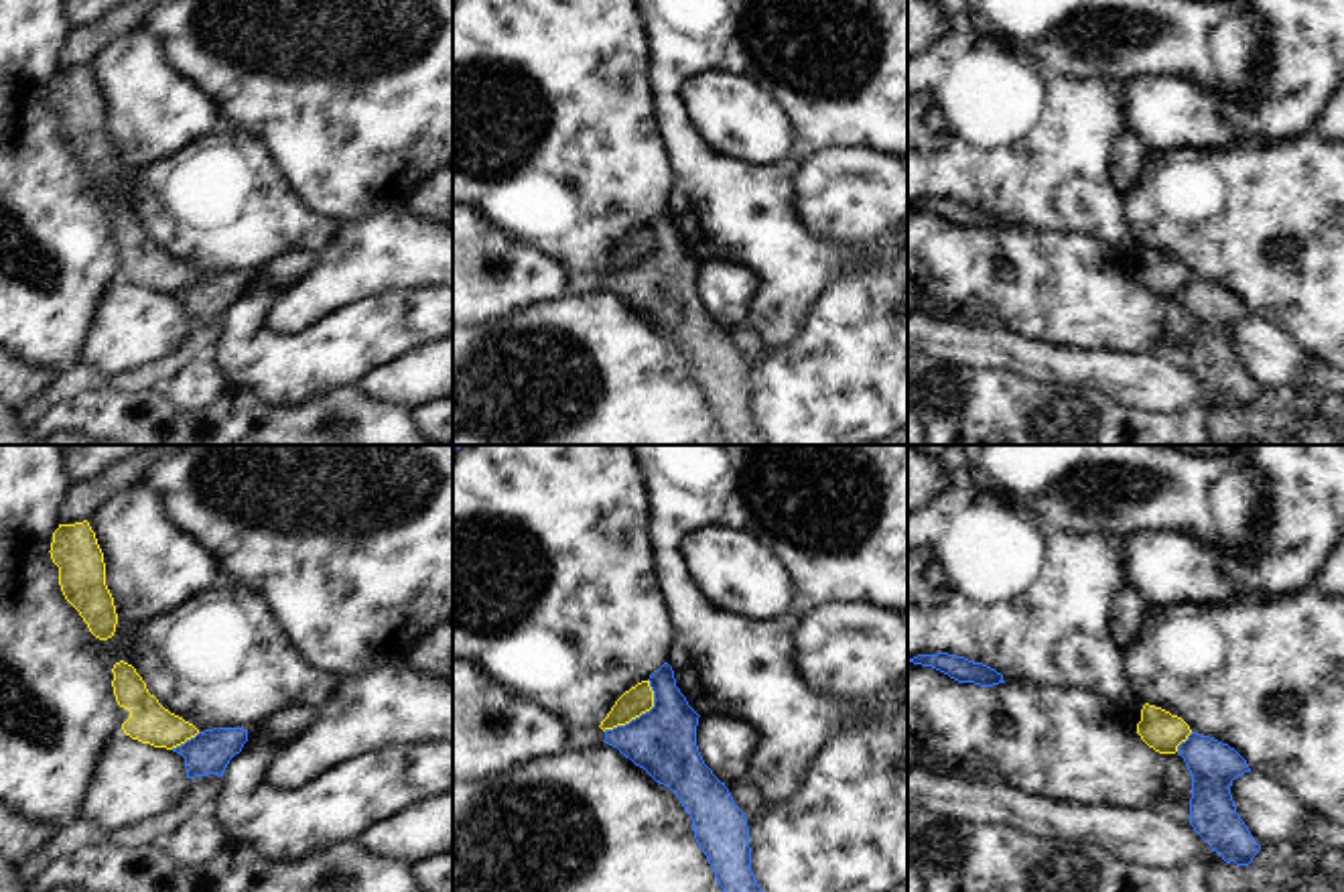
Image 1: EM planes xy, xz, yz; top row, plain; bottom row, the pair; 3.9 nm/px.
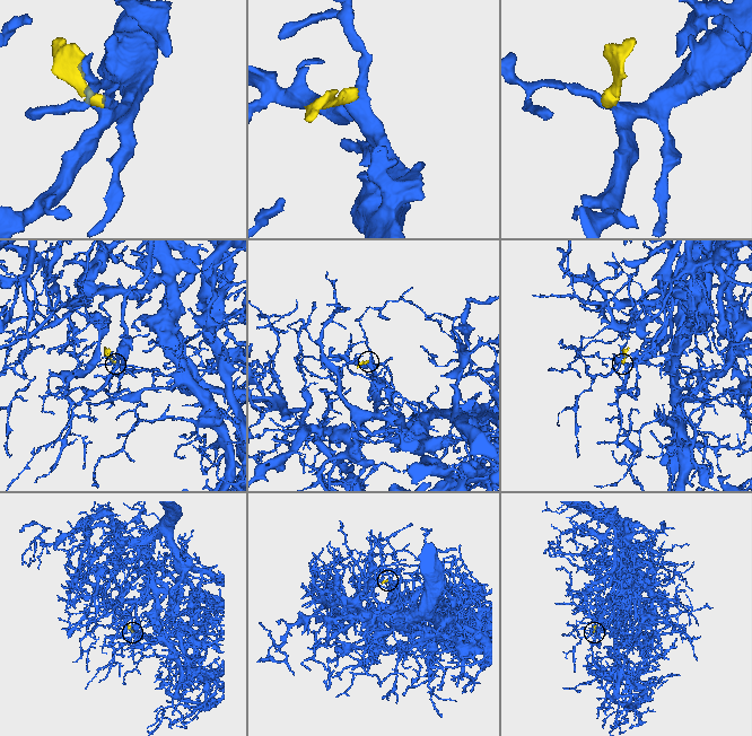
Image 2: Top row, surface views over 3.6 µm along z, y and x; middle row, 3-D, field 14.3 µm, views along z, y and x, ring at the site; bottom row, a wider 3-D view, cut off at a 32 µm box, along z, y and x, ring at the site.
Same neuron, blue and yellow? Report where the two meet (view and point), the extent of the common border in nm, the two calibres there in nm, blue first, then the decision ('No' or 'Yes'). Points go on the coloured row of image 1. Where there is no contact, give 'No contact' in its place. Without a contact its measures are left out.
Touches blue at xz (642, 714). Shared border 280 nm. Thickness 260 nm (blue) against 110 nm. No.

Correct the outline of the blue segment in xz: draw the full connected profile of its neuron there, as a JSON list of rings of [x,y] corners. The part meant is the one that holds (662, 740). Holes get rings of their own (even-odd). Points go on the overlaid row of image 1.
[[[668,662],[648,681],[654,707],[625,725],[605,729],[603,742],[680,799],[723,892],[763,892],[751,872],[747,817],[698,752],[700,715],[676,687]]]

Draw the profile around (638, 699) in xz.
[[[642,681],[629,691],[625,691],[607,717],[601,721],[601,729],[613,729],[617,725],[625,725],[631,719],[640,717],[642,713],[650,711],[654,707],[654,691],[650,687],[650,681]]]

